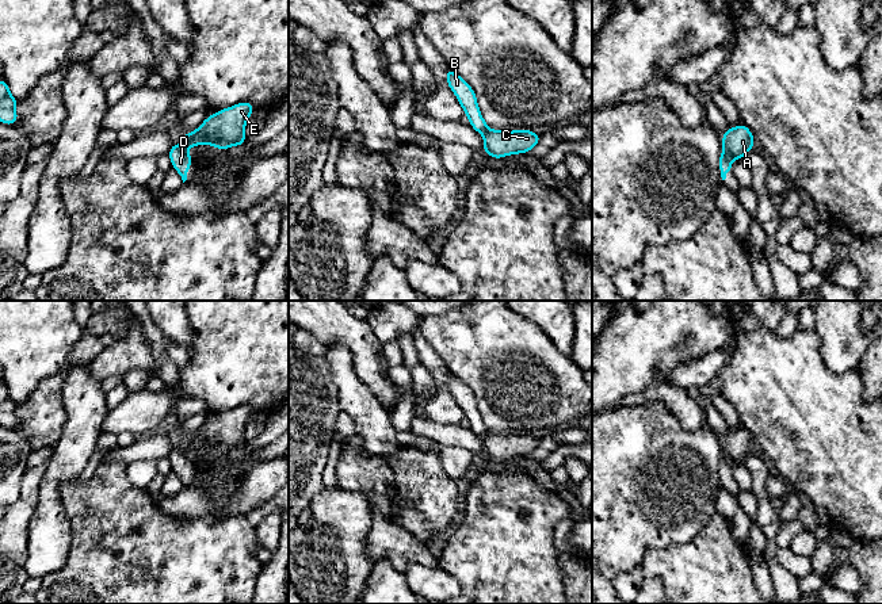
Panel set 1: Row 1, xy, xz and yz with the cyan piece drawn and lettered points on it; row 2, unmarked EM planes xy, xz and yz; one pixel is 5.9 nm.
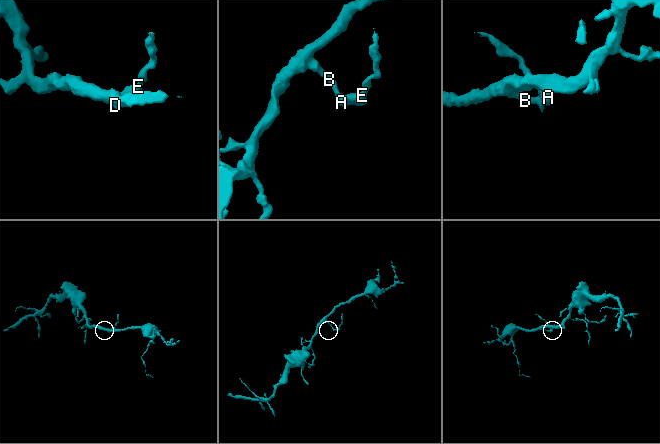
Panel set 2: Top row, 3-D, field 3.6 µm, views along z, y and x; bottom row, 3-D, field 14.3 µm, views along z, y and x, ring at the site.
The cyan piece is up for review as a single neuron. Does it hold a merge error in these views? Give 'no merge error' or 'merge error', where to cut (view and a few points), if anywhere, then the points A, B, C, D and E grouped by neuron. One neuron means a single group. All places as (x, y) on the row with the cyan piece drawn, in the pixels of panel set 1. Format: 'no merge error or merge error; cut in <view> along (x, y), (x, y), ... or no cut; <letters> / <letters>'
merge error; cut in yz along (724, 148), (730, 157); A C E / B D

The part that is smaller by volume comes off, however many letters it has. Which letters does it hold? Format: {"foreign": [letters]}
{"foreign": ["A", "C", "E"]}

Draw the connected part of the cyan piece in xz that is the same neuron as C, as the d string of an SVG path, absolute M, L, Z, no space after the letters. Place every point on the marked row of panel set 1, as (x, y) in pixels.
M489 130L484 134L484 152L493 158L503 158L508 154L530 152L539 141L541 135L526 130Z

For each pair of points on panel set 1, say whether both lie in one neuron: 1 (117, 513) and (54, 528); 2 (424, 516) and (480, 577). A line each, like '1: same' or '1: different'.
1: different
2: different

